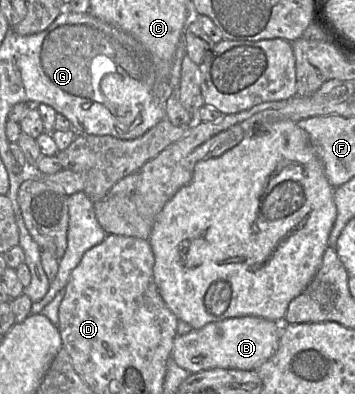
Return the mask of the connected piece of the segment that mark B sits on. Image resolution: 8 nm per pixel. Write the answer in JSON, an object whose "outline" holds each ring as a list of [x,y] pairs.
{"outline":[[[256,316],[211,322],[185,335],[177,335],[173,342],[172,358],[191,374],[213,368],[256,370],[277,351],[281,327],[282,323]]]}

